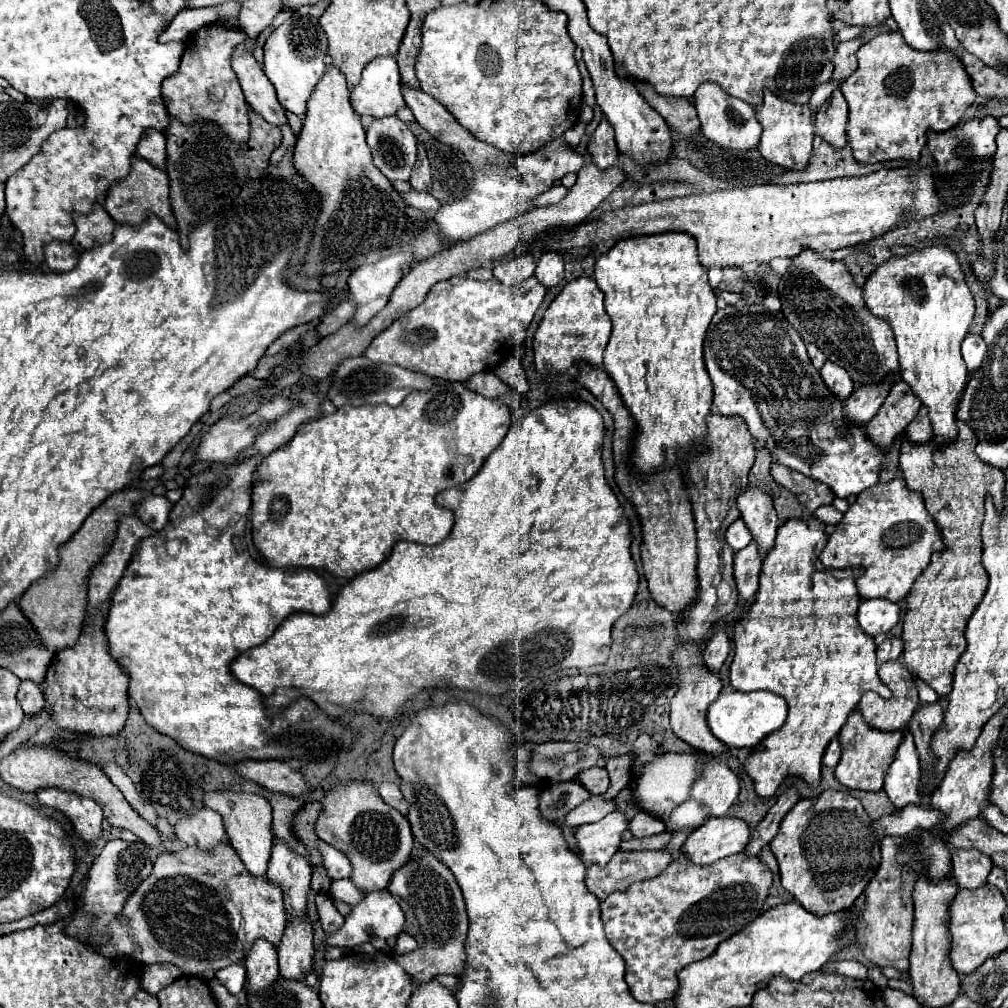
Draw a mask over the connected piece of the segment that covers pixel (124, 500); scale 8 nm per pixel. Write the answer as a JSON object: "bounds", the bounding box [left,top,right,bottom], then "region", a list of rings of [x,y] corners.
{"bounds":[19,491,145,651],"region":[[[119,491],[103,501],[79,527],[79,531],[59,547],[59,563],[45,577],[31,583],[31,587],[21,595],[19,607],[27,619],[39,631],[43,645],[51,651],[61,651],[75,645],[81,635],[85,611],[87,611],[87,581],[91,569],[101,561],[101,557],[111,549],[117,535],[117,517],[123,513],[135,513],[135,503],[141,501],[145,493],[141,491]]]}

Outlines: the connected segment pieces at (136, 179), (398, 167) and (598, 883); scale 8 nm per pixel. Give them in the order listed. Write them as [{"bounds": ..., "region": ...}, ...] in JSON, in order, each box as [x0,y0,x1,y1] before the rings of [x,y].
[{"bounds":[105,155,177,227],"region":[[[137,155],[131,159],[131,171],[123,179],[111,183],[105,195],[105,209],[117,223],[129,223],[133,227],[141,225],[149,213],[155,213],[163,223],[177,227],[169,203],[169,177],[165,169],[153,167],[147,159],[141,159]]]},{"bounds":[367,115,417,181],"region":[[[397,115],[375,119],[367,129],[373,163],[389,179],[409,181],[417,159],[417,139]]]},{"bounds":[585,851,673,901],"region":[[[617,851],[605,865],[591,865],[585,875],[587,889],[603,901],[613,891],[623,891],[635,881],[653,879],[673,861],[669,851]]]}]

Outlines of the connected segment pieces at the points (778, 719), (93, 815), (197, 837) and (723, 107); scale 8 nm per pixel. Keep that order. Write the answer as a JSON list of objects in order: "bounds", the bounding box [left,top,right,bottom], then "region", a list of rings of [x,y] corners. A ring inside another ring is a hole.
[{"bounds":[707,689,787,747],"region":[[[725,689],[719,699],[707,711],[707,723],[711,733],[729,747],[757,747],[767,735],[781,729],[787,719],[787,703],[783,697],[769,691],[739,693]]]},{"bounds":[37,789,103,841],"region":[[[39,789],[37,799],[41,805],[63,811],[83,841],[97,841],[101,837],[103,809],[95,801],[77,793],[63,793],[61,789]]]},{"bounds":[175,809,225,849],"region":[[[199,809],[199,813],[193,813],[191,817],[183,817],[175,825],[175,835],[185,845],[197,845],[201,849],[213,849],[219,841],[225,841],[225,829],[223,819],[213,809]]]},{"bounds":[691,83,759,149],"region":[[[715,83],[699,85],[699,89],[695,91],[695,97],[691,101],[697,109],[703,135],[707,139],[711,139],[715,145],[725,147],[725,149],[753,149],[759,145],[759,121],[755,119],[755,107],[747,105],[741,99],[727,95]]]}]

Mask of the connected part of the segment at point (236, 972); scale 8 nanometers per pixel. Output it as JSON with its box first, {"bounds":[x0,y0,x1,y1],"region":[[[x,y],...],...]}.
{"bounds":[215,963,245,995],"region":[[[231,963],[225,969],[219,969],[215,977],[227,987],[229,993],[239,995],[245,989],[245,965],[243,963]]]}

